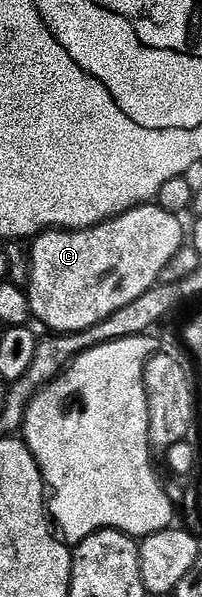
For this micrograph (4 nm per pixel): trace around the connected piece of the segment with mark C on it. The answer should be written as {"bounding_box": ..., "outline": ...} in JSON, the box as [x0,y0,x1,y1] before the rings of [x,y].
{"bounding_box":[25,204,185,334],"outline":[[[144,204],[89,230],[49,230],[38,235],[30,243],[31,279],[25,289],[34,321],[48,326],[48,331],[72,334],[93,328],[93,324],[101,324],[113,312],[121,312],[125,304],[133,304],[137,296],[157,285],[165,272],[165,264],[185,244],[185,226],[183,230],[179,221],[180,215],[162,210],[158,204]]]}

